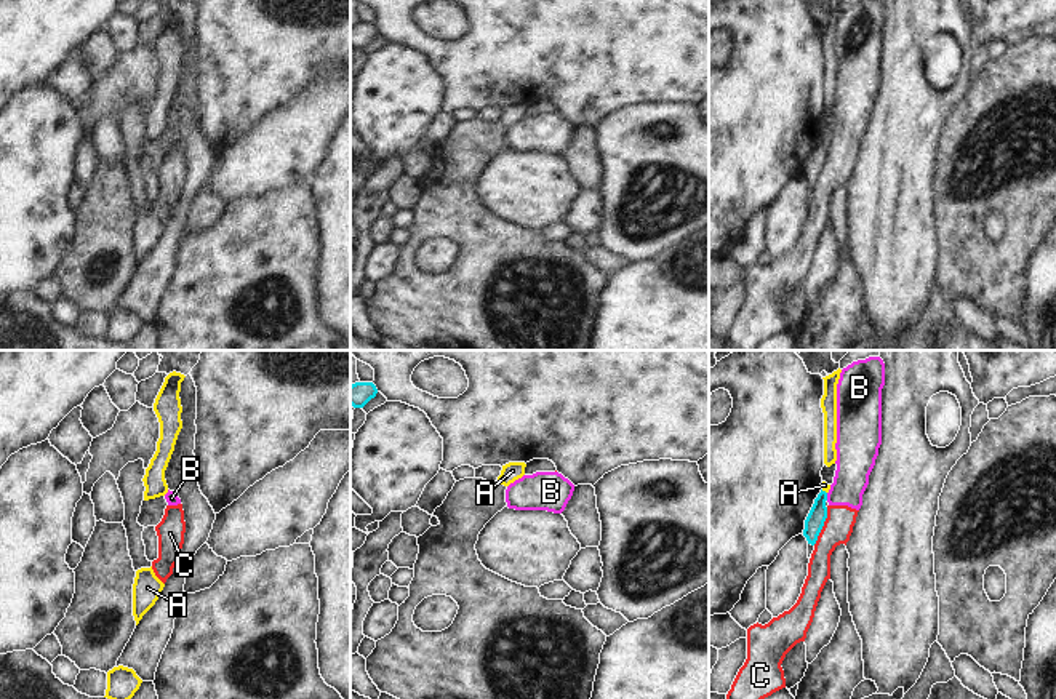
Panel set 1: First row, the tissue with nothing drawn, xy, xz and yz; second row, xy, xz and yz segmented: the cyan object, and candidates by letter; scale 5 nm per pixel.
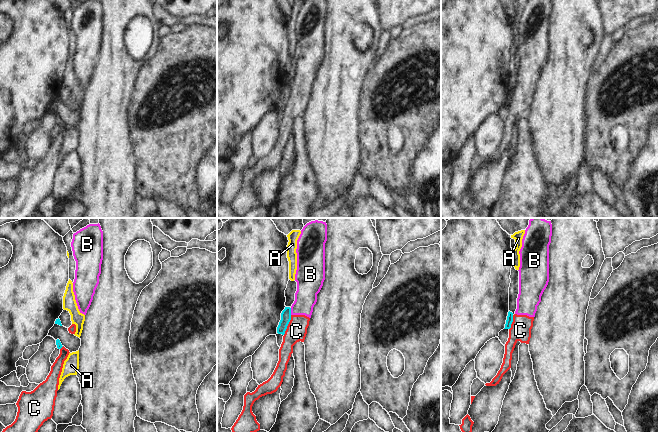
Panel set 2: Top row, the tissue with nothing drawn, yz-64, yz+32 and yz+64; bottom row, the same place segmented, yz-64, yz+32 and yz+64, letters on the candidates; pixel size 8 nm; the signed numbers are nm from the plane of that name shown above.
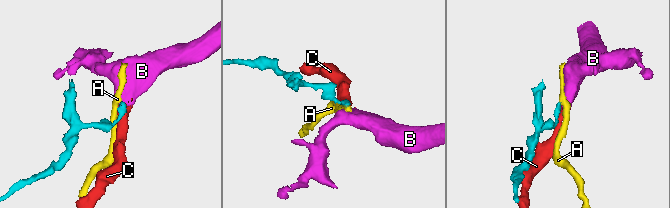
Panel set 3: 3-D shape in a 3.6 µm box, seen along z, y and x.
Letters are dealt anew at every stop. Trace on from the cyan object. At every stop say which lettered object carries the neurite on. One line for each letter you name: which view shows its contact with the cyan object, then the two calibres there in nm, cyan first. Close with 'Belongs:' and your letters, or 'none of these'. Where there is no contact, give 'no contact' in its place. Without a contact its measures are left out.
Belongs: none of these

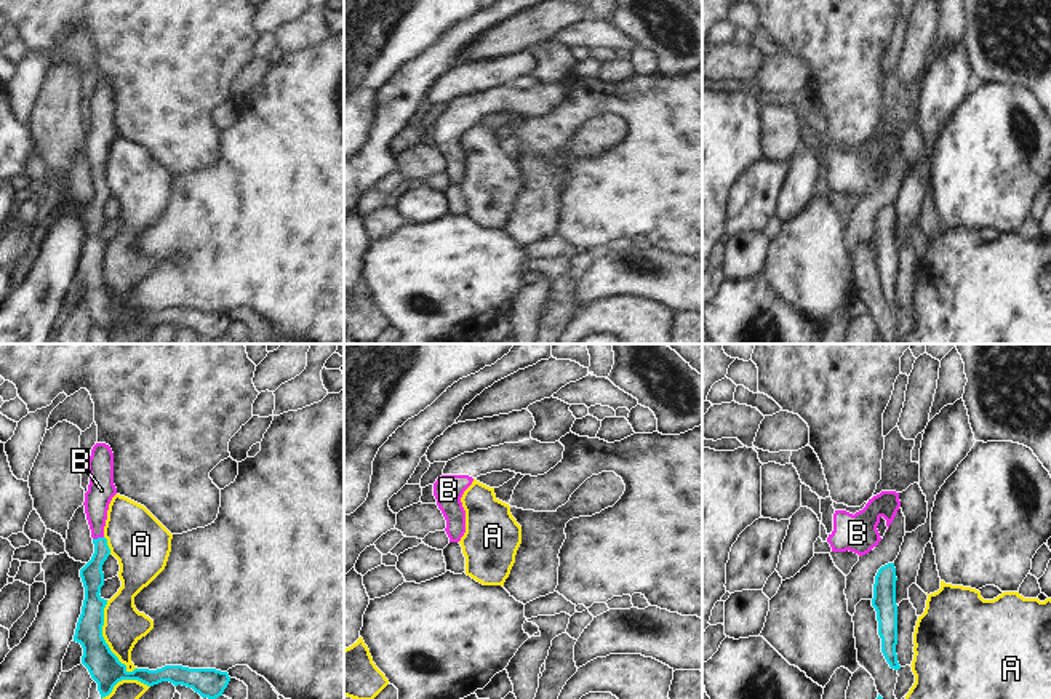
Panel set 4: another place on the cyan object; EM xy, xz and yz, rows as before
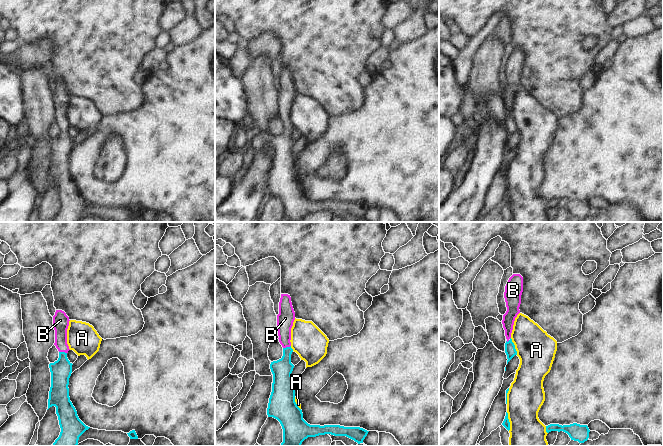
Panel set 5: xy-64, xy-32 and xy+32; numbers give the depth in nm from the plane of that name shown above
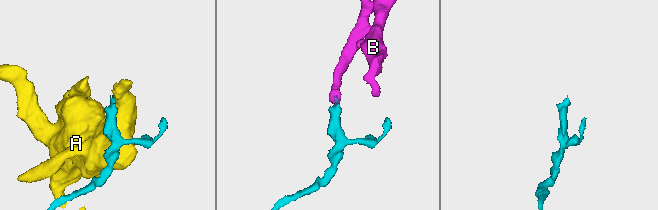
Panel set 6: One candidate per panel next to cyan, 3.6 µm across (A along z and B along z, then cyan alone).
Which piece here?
B: xy | 120/140 nm
Belongs: B

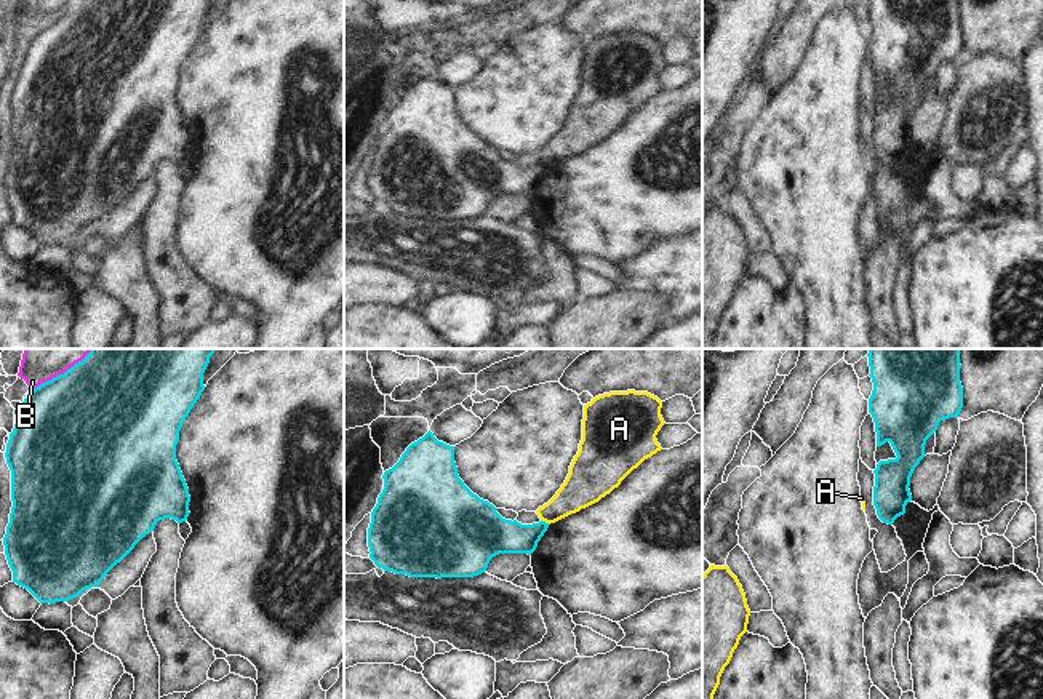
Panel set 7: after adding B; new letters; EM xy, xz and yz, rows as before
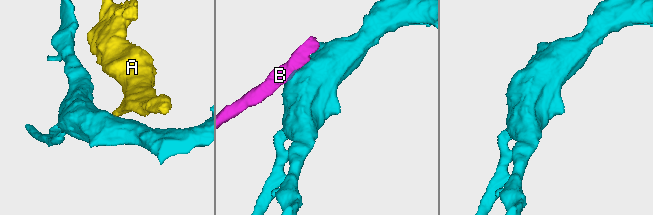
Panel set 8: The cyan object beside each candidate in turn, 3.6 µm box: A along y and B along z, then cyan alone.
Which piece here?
Belongs: none of these

